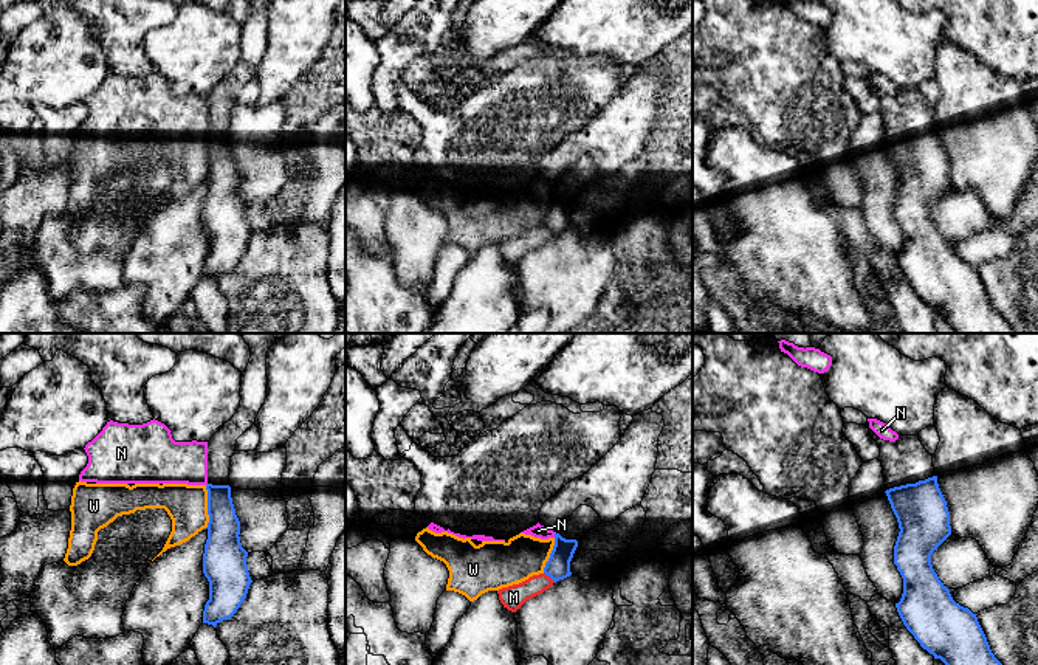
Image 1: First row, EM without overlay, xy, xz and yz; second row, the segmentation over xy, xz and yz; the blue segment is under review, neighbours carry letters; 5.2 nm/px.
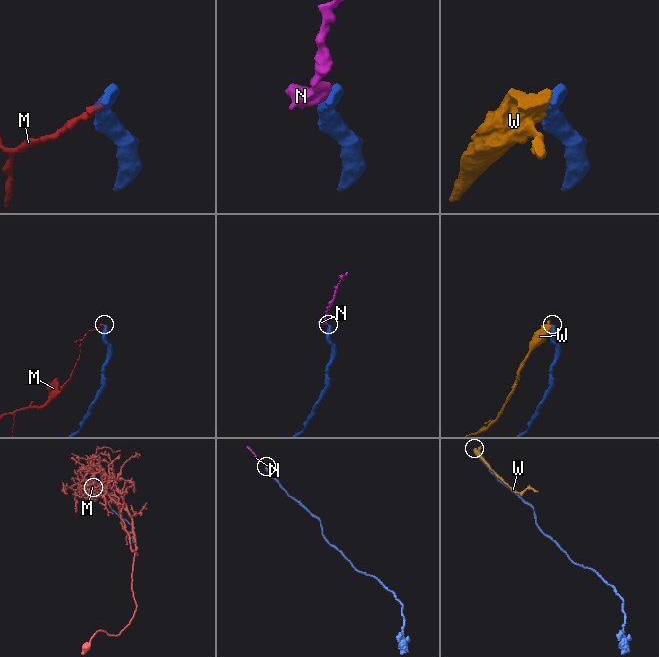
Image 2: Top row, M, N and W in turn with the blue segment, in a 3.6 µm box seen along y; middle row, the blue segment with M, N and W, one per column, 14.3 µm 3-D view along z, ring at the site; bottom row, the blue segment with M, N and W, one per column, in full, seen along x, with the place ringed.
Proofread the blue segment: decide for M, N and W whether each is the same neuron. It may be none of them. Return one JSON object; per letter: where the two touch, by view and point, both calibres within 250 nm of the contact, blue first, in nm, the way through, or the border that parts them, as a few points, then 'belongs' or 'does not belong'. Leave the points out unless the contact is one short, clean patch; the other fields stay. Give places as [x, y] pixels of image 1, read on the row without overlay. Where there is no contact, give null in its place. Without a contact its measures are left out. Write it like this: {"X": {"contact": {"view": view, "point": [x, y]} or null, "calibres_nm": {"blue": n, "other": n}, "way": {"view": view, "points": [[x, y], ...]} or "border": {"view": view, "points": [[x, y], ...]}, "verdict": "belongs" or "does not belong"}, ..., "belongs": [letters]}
{"M": {"contact": {"view": "xz", "point": [550, 230]}, "calibres_nm": {"blue": 130, "other": 120}, "border": {"view": "xz", "points": [[544, 225], [555, 234]]}, "verdict": "does not belong"}, "N": {"contact": {"view": "xz", "point": [555, 188]}, "calibres_nm": {"blue": 130, "other": 70}, "border": {"view": "xz", "points": [[553, 185], [555, 189]]}, "verdict": "does not belong"}, "W": {"contact": {"view": "xy", "point": [208, 160]}, "calibres_nm": {"blue": 200, "other": 200}, "verdict": "does not belong"}, "belongs": []}

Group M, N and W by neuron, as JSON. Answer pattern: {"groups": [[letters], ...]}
{"groups": [["M"], ["N", "W"]]}

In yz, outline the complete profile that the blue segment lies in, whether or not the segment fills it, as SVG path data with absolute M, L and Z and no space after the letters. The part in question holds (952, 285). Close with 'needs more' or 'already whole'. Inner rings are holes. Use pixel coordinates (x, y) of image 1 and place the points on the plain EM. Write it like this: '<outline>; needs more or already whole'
M871 81L869 87L880 101L885 146L900 181L894 198L894 217L903 231L903 246L895 256L903 277L957 333L1016 333L992 305L976 267L953 253L950 242L933 222L933 205L951 188L950 164L937 136L933 109L919 88L899 88L895 95L889 95L880 91Z; needs more

